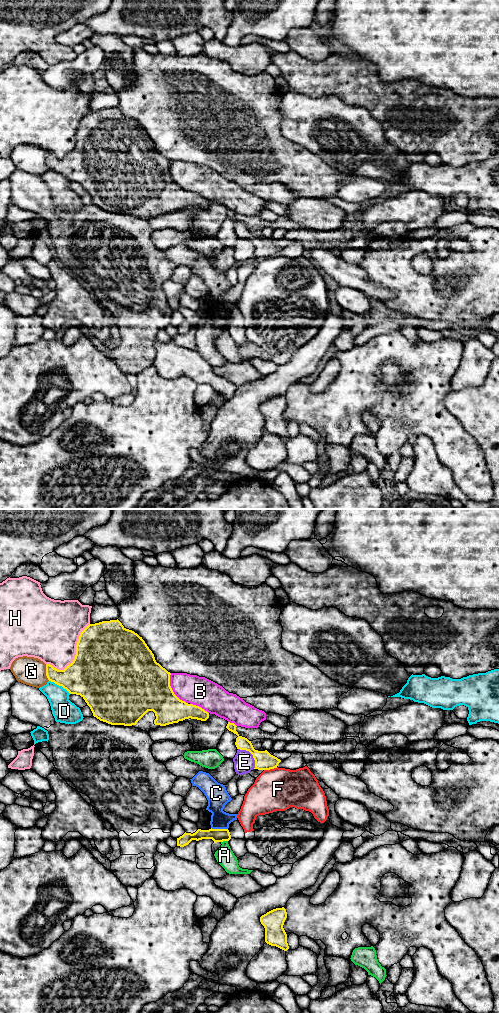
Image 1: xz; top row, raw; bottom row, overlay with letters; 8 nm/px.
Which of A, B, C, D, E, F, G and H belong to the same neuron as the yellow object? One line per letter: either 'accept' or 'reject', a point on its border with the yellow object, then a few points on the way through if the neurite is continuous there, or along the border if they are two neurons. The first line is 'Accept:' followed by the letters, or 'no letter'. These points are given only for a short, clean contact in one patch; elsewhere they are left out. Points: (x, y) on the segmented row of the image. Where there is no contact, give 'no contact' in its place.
Accept: no letter
A: reject | xz (224, 840) | along xz (227, 840), (221, 842)
B: reject | xz (172, 690)
C: reject | xz (219, 829) | along xz (211, 827), (227, 829)
D: reject | xz (60, 685)
E: reject | xz (252, 754) | along xz (238, 748), (245, 749), (252, 755), (254, 768)
F: reject | xz (270, 768)
G: reject | xz (46, 673)
H: reject | xz (75, 655)

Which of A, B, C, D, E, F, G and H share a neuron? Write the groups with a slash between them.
A / B / C / D / E / F / G / H

